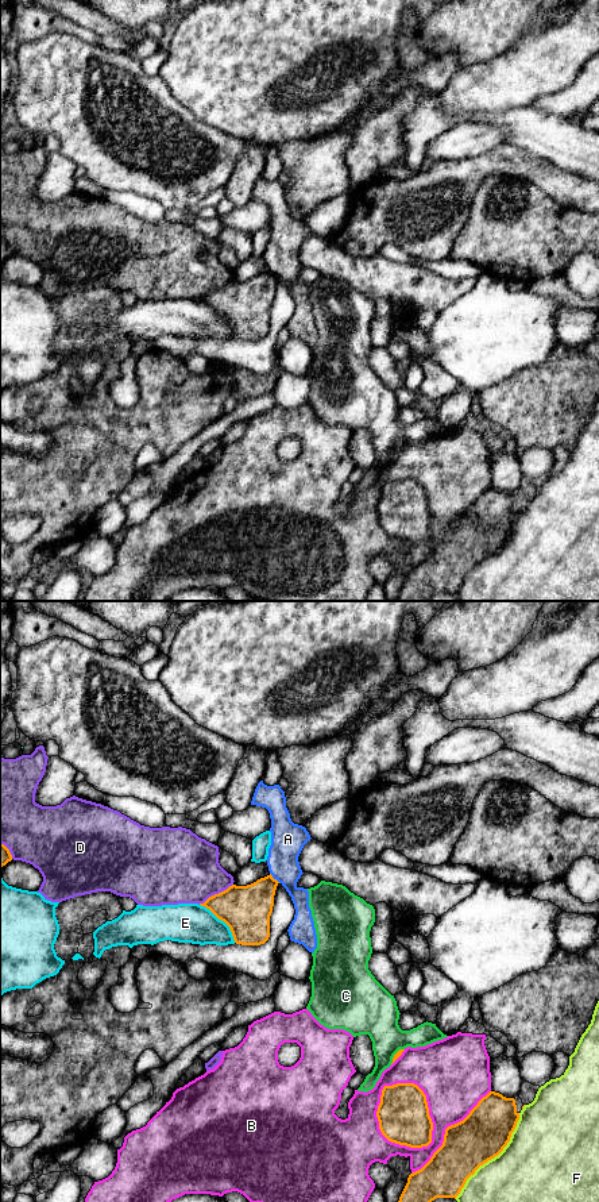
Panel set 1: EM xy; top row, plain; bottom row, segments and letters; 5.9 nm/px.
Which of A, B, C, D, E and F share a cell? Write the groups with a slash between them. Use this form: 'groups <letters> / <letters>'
groups A / B / C / D / E / F

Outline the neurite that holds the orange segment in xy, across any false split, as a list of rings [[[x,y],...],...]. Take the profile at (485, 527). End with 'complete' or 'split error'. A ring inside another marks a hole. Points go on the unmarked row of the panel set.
[[[490,486],[463,516],[445,524],[443,540],[421,565],[409,570],[398,601],[428,601],[436,593],[456,594],[467,574],[480,560],[503,546],[510,536],[518,515],[519,508],[517,506],[515,494]]] | complete

